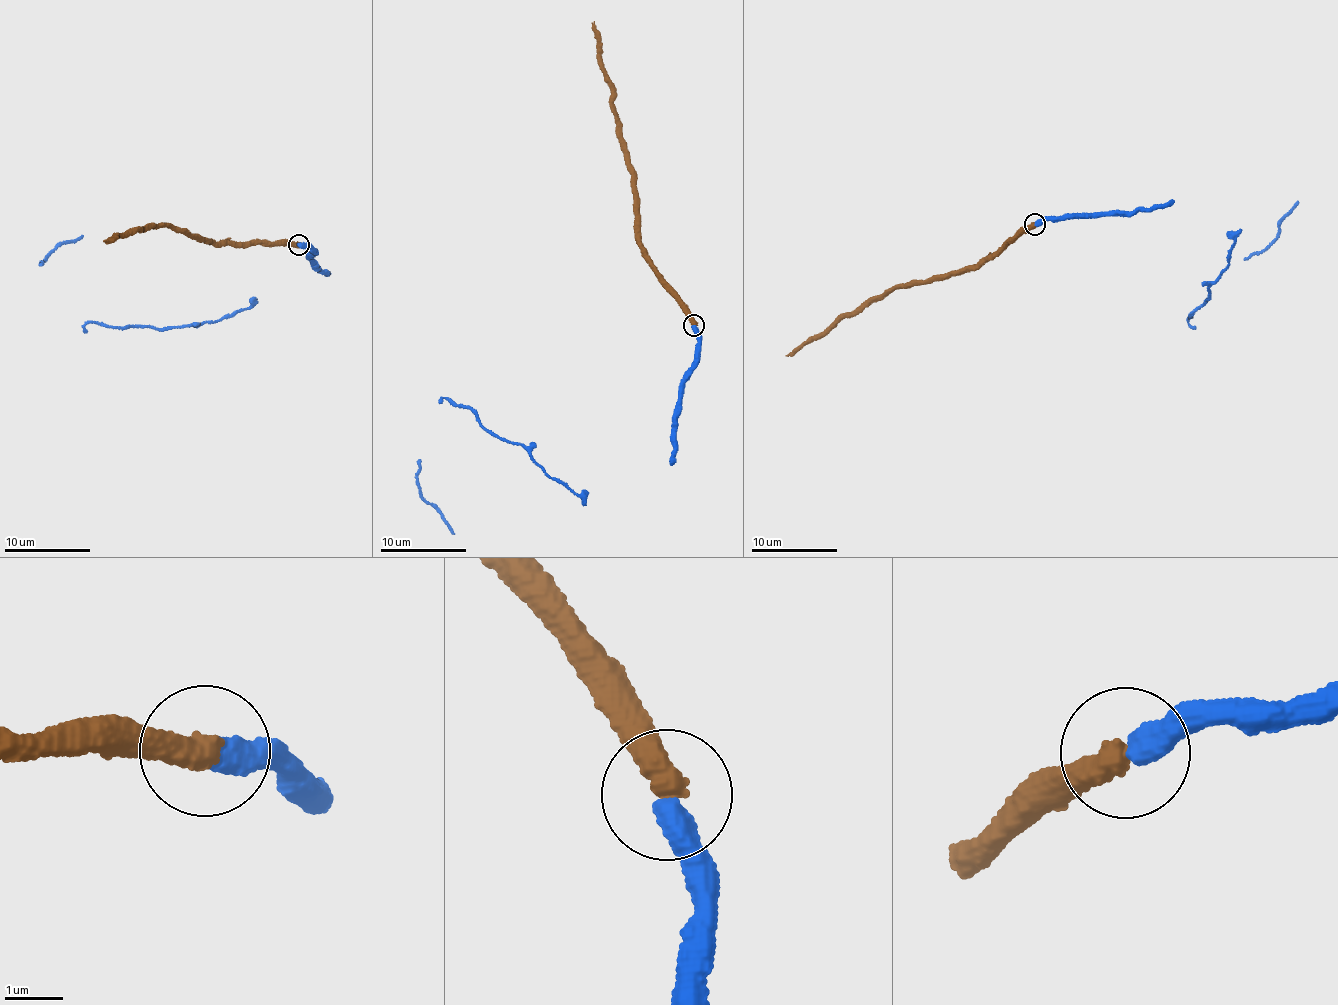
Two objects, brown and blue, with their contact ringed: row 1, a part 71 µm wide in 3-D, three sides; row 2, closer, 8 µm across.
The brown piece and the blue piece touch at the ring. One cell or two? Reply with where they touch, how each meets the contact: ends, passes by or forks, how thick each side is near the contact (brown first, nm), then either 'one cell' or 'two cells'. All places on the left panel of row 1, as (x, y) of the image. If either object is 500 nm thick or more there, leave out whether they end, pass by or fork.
at (298, 244); brown ends there; blue ends there; 480 nm thick on the brown side, 460 nm on the other; one cell

